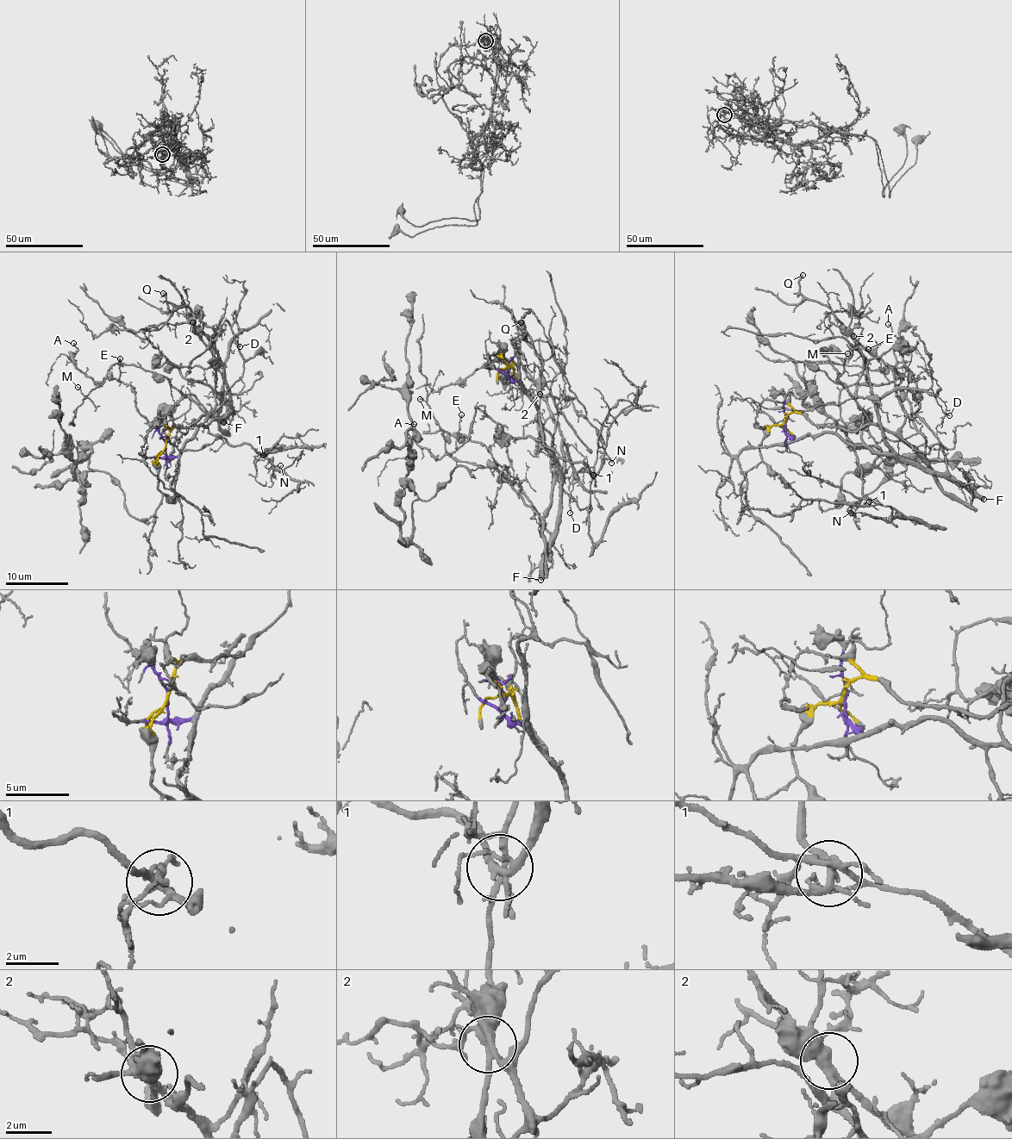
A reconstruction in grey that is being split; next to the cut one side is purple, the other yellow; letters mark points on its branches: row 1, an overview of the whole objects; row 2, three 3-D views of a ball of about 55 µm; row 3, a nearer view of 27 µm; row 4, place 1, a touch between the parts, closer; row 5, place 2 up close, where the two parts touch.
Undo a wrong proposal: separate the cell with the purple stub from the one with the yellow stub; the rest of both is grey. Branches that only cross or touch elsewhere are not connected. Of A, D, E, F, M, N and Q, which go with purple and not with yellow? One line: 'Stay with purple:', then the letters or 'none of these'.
Stay with purple: A, D, E, F, N

